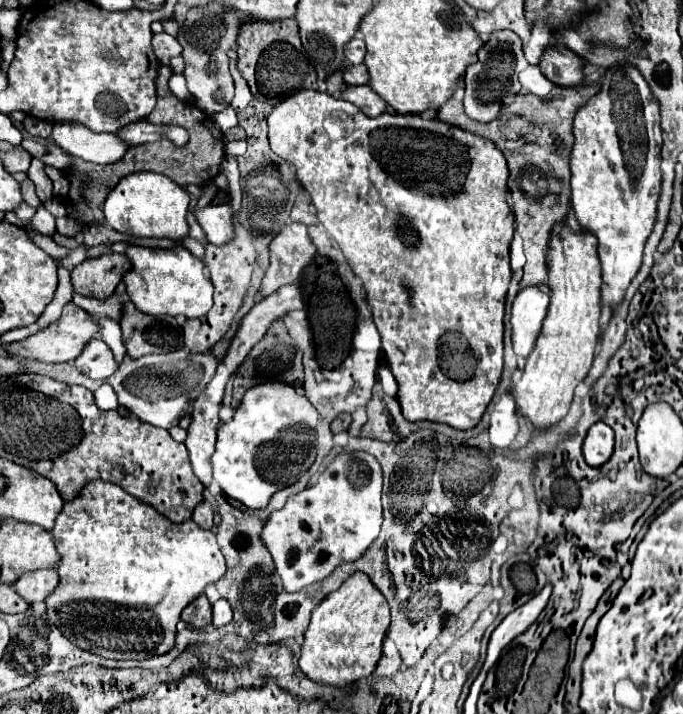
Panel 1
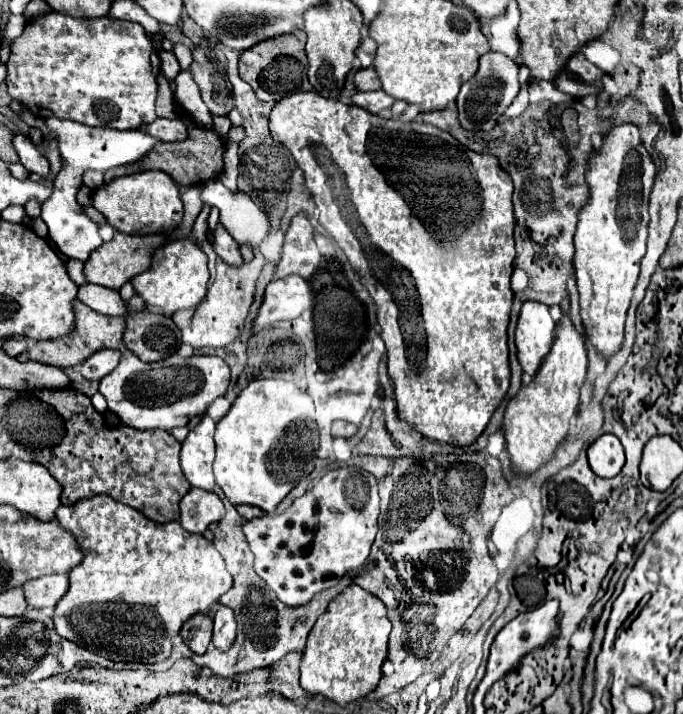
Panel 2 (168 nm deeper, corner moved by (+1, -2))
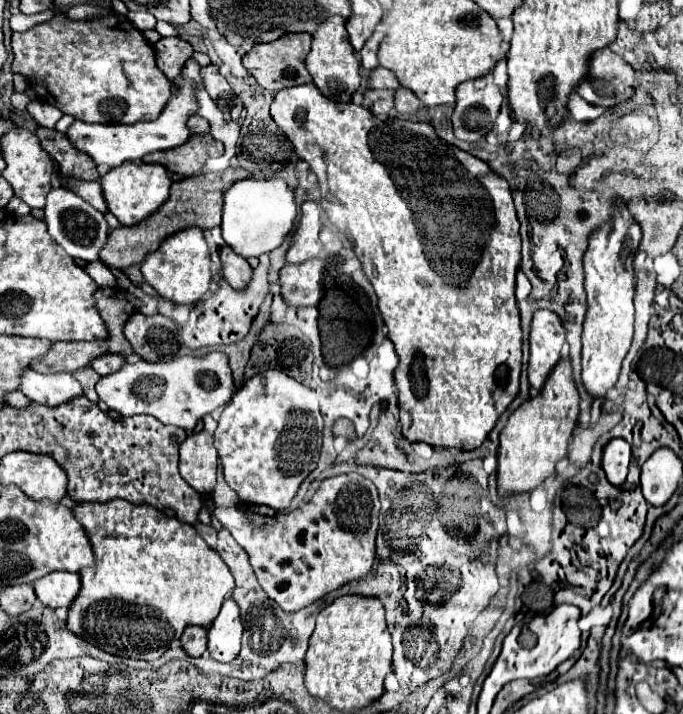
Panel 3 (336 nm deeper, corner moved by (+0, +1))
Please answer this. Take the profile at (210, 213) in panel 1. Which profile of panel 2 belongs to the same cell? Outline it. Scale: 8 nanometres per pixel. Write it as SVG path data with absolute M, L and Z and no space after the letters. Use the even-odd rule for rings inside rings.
M218 223L218 227L214 229L214 251L216 251L216 255L218 255L224 263L228 263L228 265L238 267L238 265L244 263L236 241L230 237L230 233L228 233L220 223Z

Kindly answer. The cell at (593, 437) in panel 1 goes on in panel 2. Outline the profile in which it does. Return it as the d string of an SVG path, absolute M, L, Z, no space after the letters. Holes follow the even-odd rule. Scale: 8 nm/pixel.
M602 435L588 447L588 461L596 475L600 477L616 477L624 467L624 447L618 437Z

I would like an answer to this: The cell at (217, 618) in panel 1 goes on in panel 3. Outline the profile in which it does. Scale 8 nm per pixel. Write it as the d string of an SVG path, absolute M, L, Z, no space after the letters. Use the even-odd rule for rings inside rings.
M227 598L223 602L219 616L209 626L207 650L211 658L219 662L231 662L239 654L241 634L243 634L243 624L239 616L239 606L233 602L233 598Z

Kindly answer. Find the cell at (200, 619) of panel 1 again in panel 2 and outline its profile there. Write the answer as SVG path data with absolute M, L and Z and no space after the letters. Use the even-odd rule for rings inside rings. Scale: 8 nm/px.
M196 615L188 619L180 629L180 637L194 653L204 655L212 639L212 619L208 615Z

